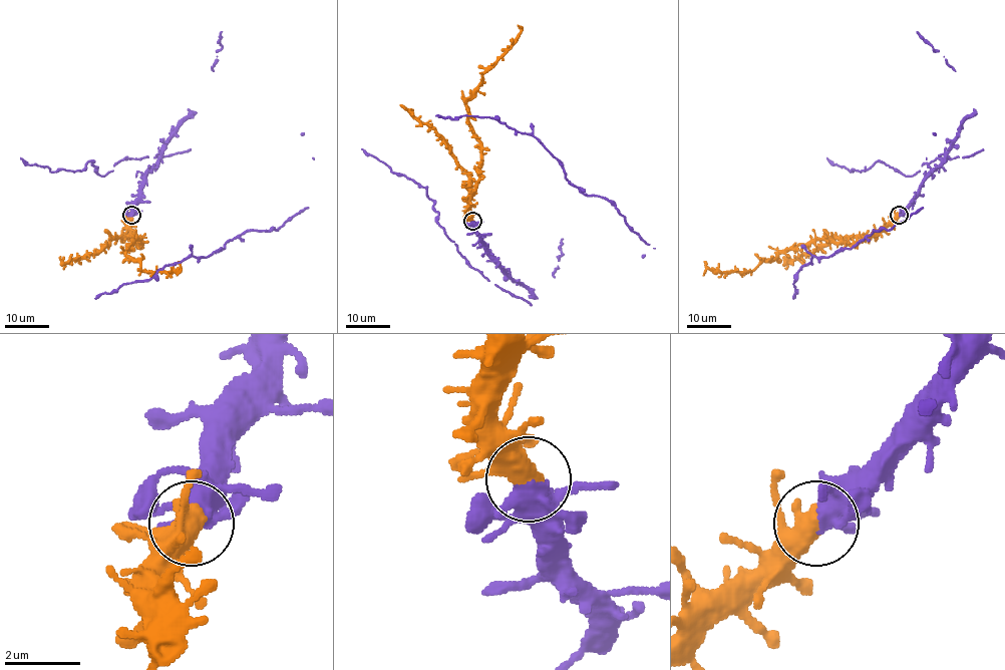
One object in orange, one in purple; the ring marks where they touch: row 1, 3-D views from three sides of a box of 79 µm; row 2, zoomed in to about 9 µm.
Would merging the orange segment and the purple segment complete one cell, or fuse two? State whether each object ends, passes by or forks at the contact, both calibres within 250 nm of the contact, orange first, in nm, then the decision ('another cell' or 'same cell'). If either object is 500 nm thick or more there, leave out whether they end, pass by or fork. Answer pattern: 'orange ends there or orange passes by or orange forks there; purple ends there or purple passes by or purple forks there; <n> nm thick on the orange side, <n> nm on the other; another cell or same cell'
orange forks there; purple passes by; 360 nm thick on the orange side, 460 nm on the other; same cell

